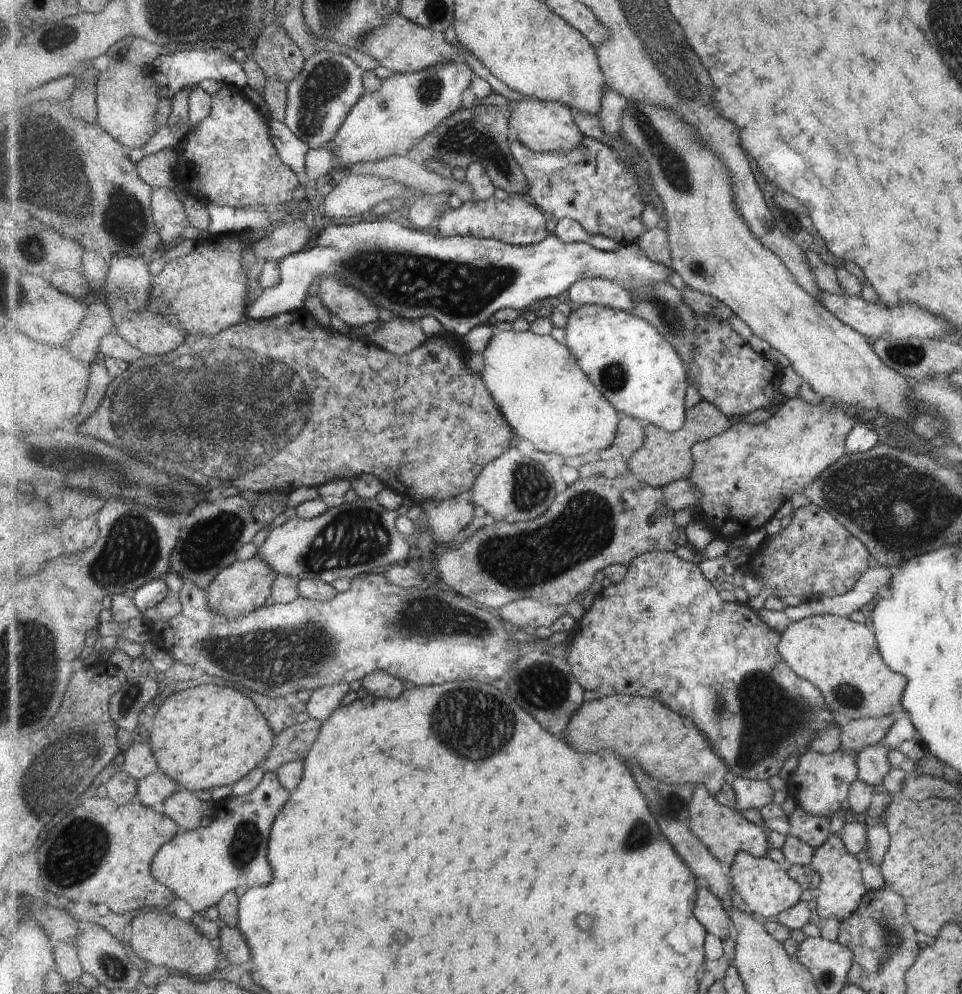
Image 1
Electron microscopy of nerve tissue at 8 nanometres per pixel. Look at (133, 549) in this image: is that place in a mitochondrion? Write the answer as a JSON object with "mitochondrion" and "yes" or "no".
{"mitochondrion":"yes"}

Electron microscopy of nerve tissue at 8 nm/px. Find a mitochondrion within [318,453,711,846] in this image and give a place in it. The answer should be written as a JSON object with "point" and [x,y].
{"point":[586,525]}

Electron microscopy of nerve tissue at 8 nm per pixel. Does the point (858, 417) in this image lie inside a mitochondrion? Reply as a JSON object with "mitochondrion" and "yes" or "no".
{"mitochondrion":"no"}

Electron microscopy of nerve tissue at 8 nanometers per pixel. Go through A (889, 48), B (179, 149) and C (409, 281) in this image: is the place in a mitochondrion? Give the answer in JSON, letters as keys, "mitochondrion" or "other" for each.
{"A":"other","B":"other","C":"mitochondrion"}

